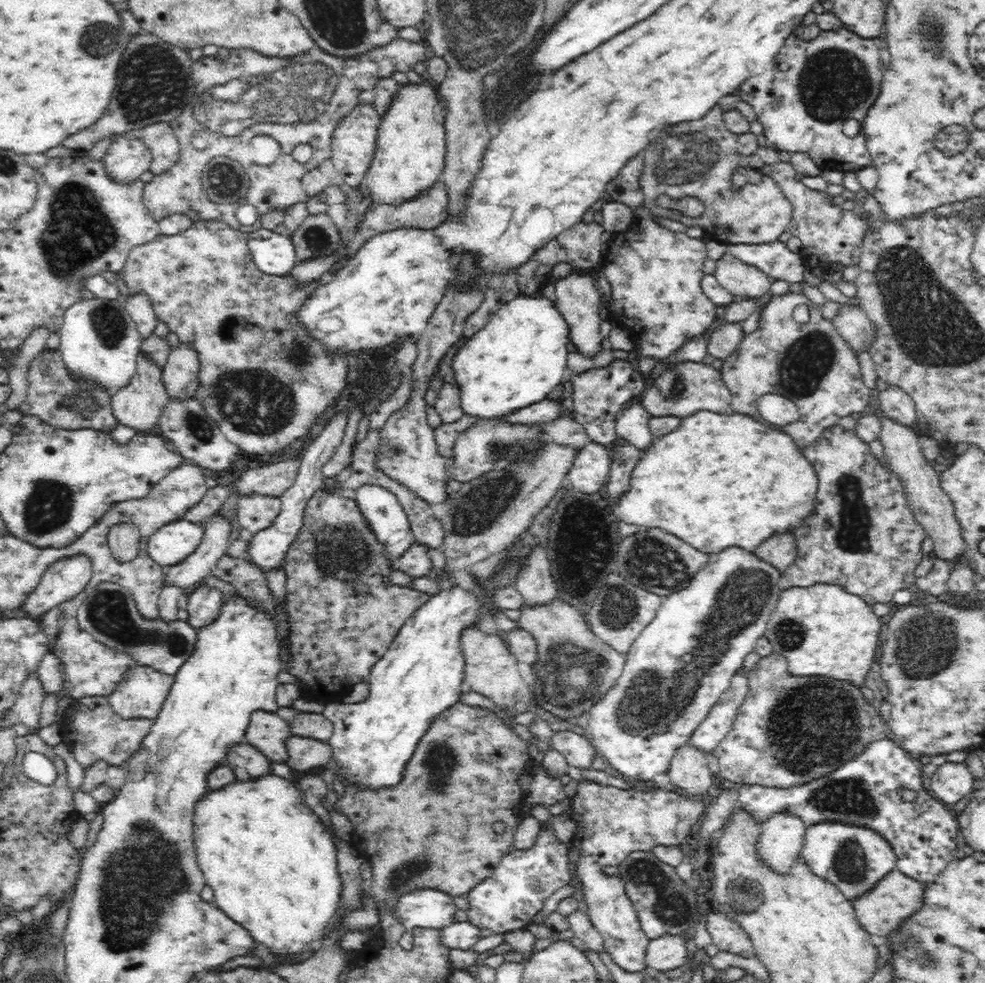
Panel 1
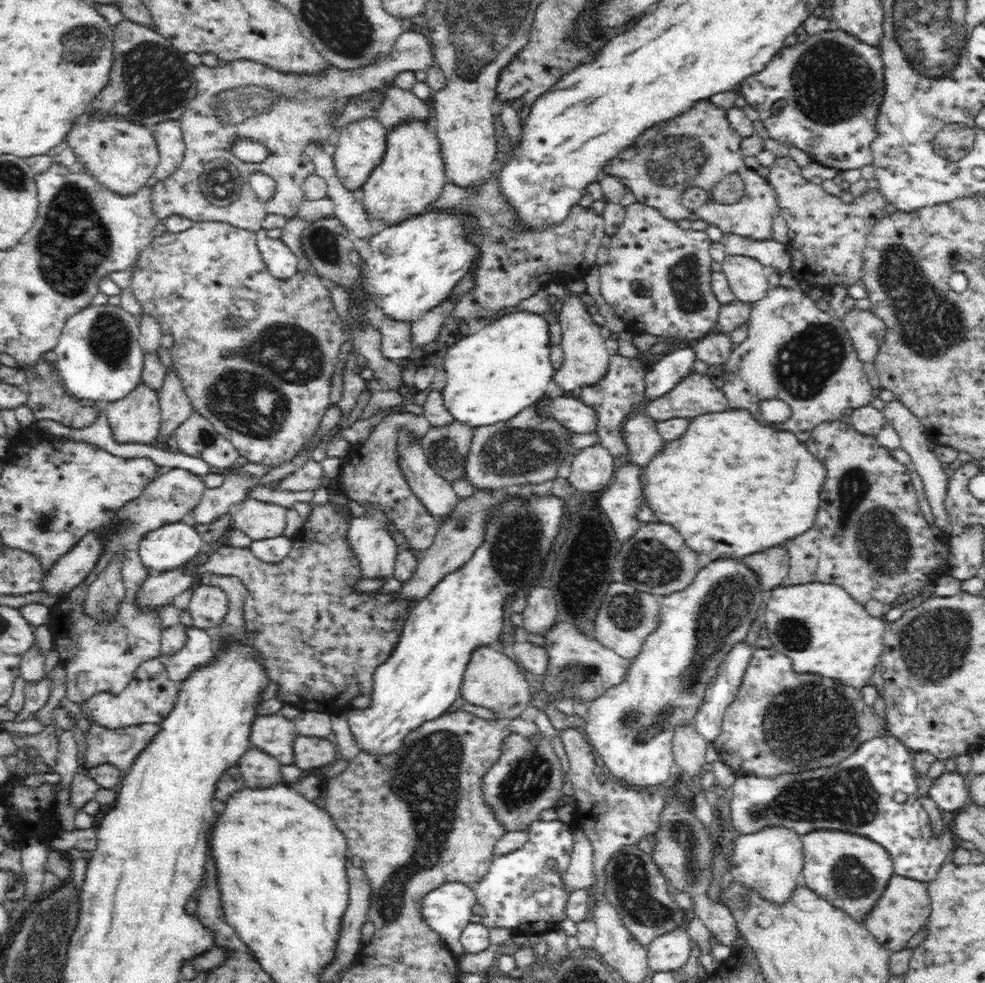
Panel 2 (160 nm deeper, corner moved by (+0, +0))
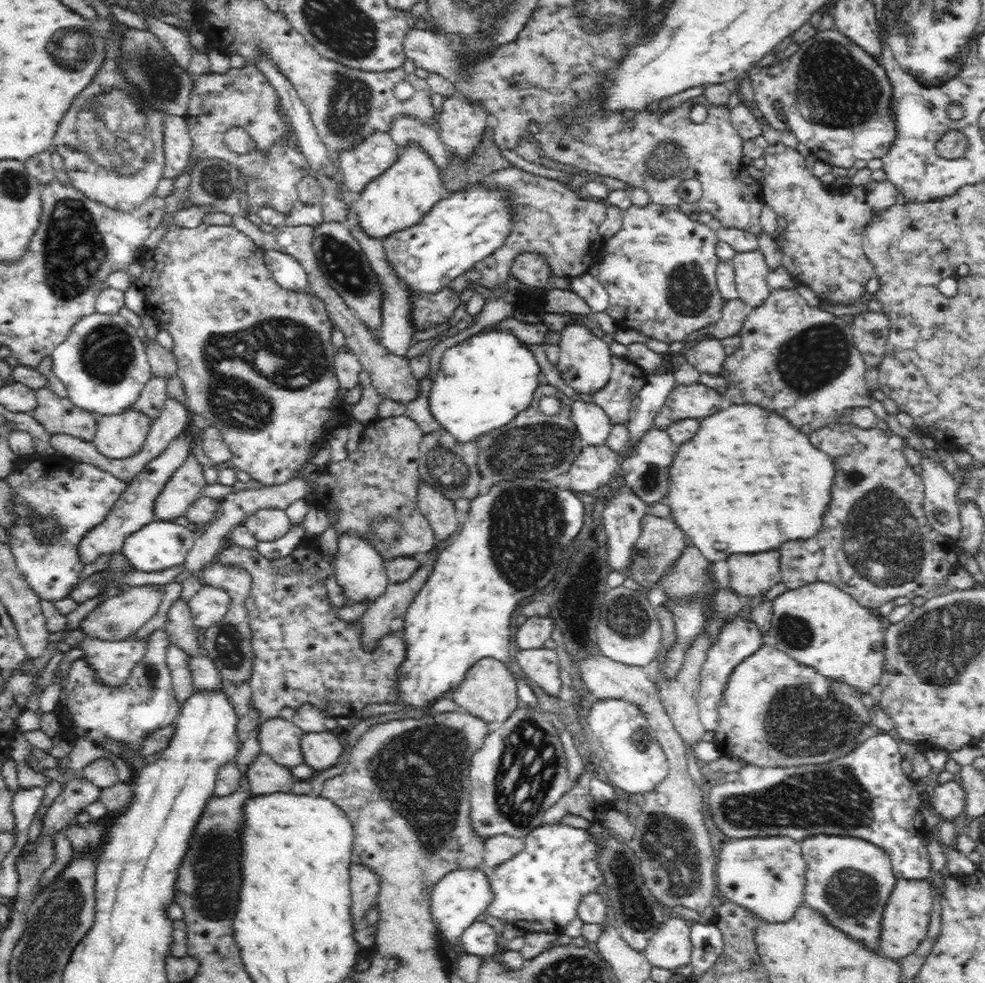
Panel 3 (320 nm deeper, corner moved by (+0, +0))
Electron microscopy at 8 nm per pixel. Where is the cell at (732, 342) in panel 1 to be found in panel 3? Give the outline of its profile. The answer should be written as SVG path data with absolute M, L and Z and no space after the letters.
M704 339L690 343L684 350L686 360L701 373L720 374L728 354L721 339Z

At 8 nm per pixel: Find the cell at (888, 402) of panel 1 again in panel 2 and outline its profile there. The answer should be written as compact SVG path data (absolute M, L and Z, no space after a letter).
M892 400L885 404L882 408L882 414L884 415L886 424L890 428L896 430L896 434L900 437L900 448L910 455L912 458L911 469L914 469L920 479L922 479L924 494L928 500L932 513L934 516L935 526L938 530L946 530L946 532L953 534L956 532L950 522L948 521L948 514L945 512L944 498L945 498L945 488L948 485L949 471L946 466L943 465L938 457L929 449L930 437L926 434L926 428L924 424L920 422L918 416L916 416L902 401Z

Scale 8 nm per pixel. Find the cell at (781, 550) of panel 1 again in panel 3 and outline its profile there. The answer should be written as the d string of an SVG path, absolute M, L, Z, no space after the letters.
M780 551L735 554L727 558L731 574L729 587L749 597L760 597L782 582Z

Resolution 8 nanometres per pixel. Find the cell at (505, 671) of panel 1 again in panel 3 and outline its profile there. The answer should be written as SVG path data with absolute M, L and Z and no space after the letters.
M484 657L468 669L464 680L456 690L451 692L450 698L463 708L463 712L470 712L470 714L496 726L511 718L511 715L521 704L518 699L516 678L517 675L512 674L508 665L502 660Z

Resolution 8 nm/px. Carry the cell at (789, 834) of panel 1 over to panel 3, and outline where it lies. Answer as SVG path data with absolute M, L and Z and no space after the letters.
M789 836L734 839L724 844L717 858L717 894L723 896L723 901L752 909L767 922L788 922L804 902L806 863L796 839Z

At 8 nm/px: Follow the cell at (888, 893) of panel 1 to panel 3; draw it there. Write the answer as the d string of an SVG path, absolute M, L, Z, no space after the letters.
M897 879L882 911L879 951L899 961L912 954L927 937L934 906L933 884L927 880Z

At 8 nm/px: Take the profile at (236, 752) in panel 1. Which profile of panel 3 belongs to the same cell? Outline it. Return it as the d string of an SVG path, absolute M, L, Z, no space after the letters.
M266 753L257 754L244 772L252 794L270 794L292 788L296 777L287 766L277 763Z

